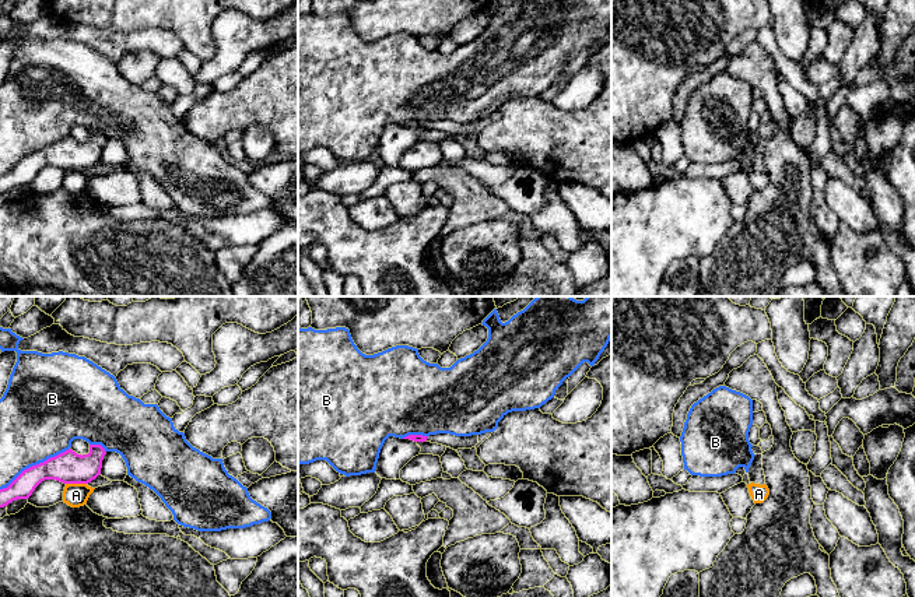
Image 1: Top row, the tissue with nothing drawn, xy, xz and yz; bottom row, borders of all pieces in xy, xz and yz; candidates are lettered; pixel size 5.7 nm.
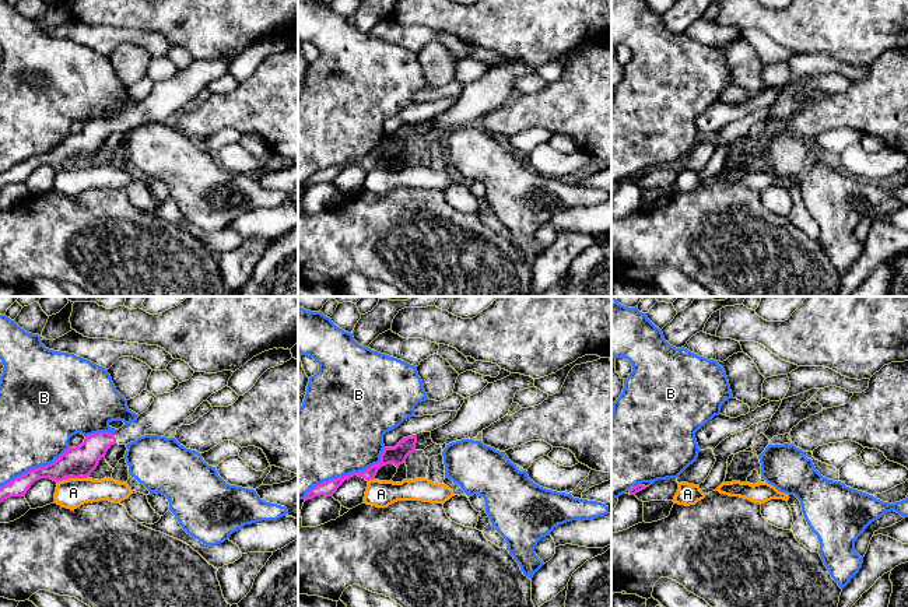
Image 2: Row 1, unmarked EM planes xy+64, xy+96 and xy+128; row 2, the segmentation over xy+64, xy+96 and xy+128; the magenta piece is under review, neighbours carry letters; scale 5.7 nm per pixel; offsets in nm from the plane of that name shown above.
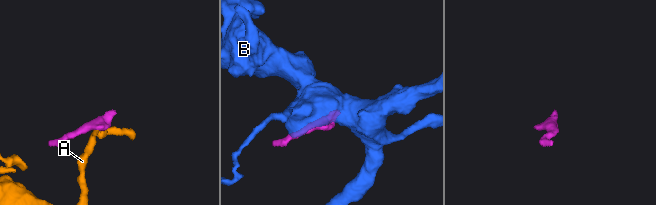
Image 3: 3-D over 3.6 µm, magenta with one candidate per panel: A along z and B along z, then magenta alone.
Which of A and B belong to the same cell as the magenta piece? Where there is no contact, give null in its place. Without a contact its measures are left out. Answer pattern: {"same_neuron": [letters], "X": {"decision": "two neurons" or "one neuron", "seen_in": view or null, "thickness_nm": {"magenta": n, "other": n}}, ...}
{"same_neuron": [], "A": {"decision": "two neurons", "seen_in": "xy", "thickness_nm": {"magenta": 190, "other": 140}}, "B": {"decision": "two neurons", "seen_in": "xy", "thickness_nm": {"magenta": 190, "other": 440}}}

